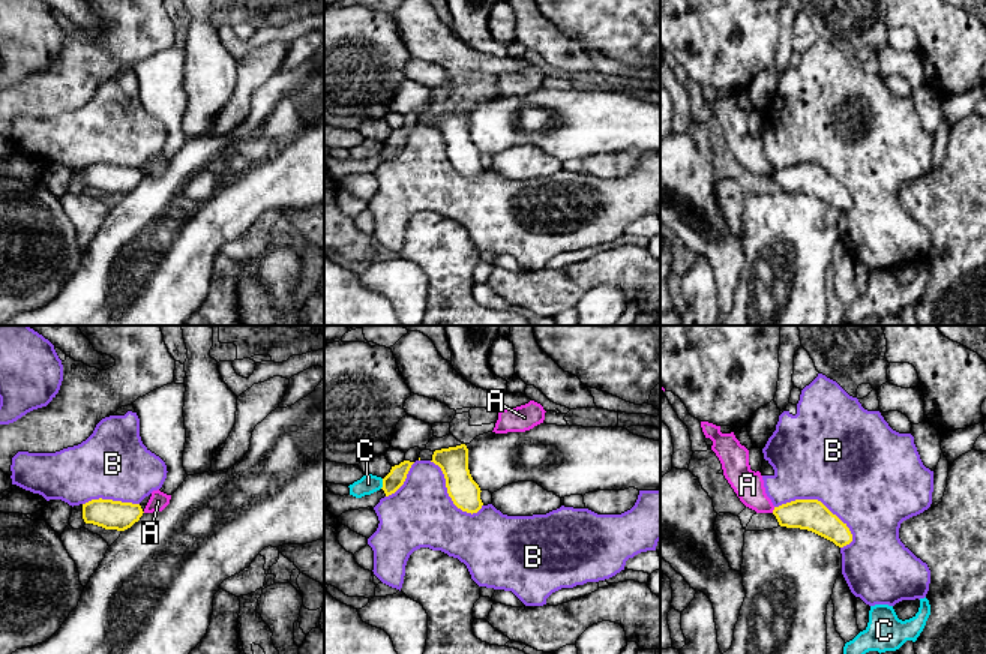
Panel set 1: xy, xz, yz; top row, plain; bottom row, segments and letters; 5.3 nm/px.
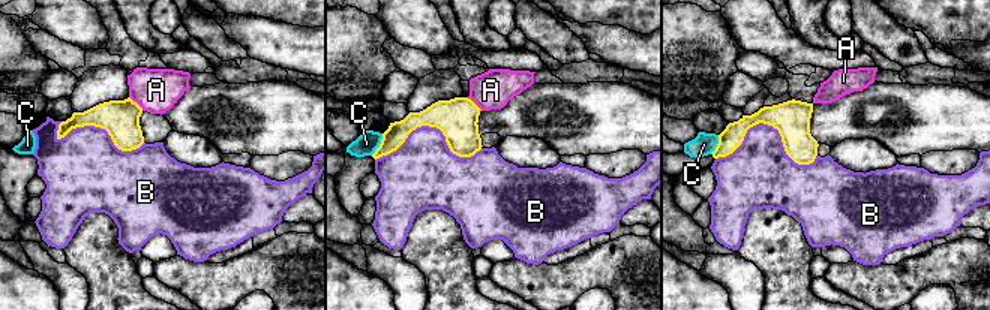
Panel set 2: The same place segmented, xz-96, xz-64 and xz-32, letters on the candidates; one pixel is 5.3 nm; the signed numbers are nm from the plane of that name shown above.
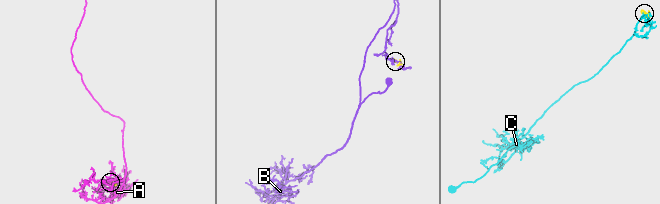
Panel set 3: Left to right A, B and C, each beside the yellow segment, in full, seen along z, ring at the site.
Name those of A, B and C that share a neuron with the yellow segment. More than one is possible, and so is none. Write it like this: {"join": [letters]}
{"join": []}

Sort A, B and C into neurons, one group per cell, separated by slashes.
A / B / C

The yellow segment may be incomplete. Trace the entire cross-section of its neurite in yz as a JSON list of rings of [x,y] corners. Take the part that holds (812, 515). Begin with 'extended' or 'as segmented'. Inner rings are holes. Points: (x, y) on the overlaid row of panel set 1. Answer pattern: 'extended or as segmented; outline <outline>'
as segmented; outline [[[795,500],[774,507],[773,514],[780,526],[812,531],[839,548],[852,542],[852,534],[846,524],[818,500]]]

